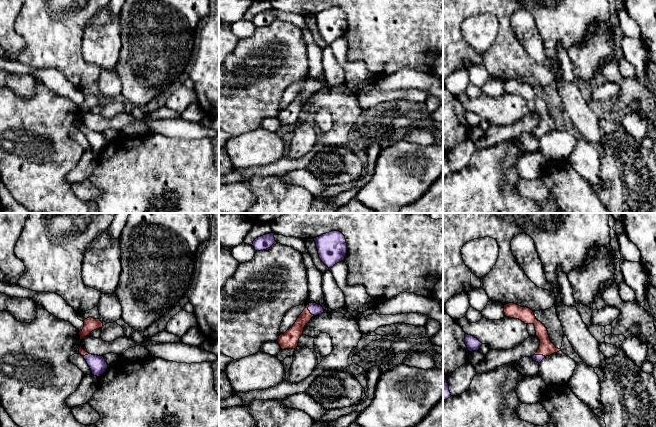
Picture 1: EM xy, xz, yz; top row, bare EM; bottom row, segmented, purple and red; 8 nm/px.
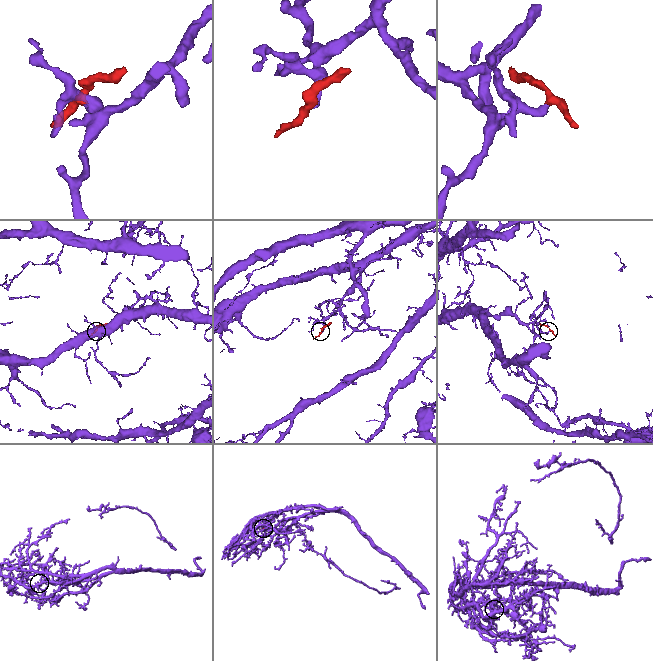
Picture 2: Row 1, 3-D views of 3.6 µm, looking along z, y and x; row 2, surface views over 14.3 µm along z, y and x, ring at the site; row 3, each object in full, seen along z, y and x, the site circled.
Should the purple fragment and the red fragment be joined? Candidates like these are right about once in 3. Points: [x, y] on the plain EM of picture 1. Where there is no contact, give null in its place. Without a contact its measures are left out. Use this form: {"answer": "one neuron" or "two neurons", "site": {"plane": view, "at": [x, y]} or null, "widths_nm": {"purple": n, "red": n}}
{"answer": "one neuron", "site": {"plane": "xz", "at": [308, 85]}, "widths_nm": {"purple": 90, "red": 120}}

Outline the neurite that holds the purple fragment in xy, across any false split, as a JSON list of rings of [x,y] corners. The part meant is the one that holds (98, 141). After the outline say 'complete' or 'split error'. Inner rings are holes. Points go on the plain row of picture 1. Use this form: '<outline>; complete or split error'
[[[81,122],[79,124],[79,130],[84,133],[94,152],[99,153],[108,144],[108,140],[103,132],[89,130]]]; split error

